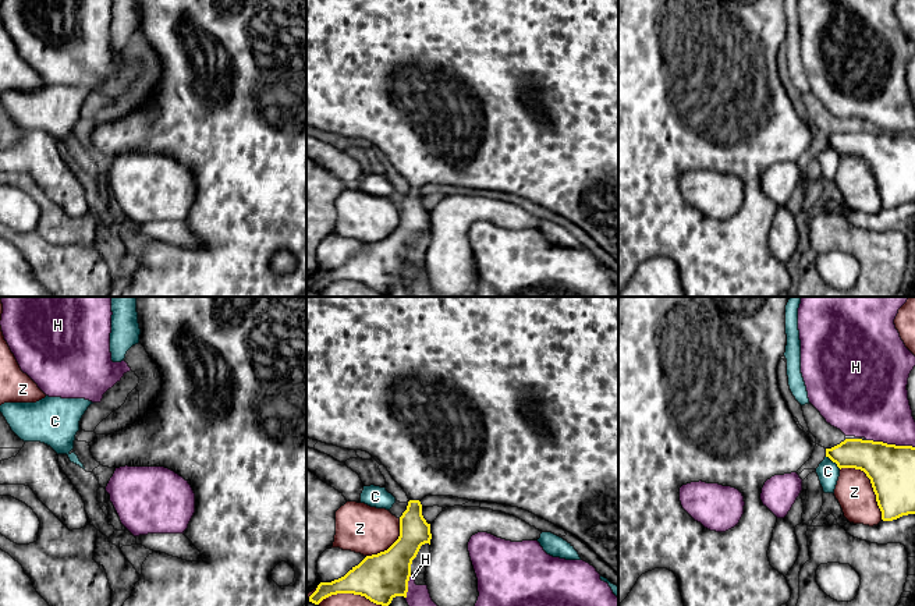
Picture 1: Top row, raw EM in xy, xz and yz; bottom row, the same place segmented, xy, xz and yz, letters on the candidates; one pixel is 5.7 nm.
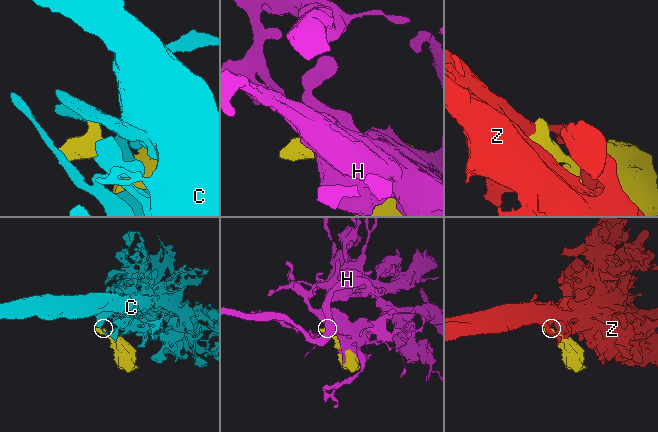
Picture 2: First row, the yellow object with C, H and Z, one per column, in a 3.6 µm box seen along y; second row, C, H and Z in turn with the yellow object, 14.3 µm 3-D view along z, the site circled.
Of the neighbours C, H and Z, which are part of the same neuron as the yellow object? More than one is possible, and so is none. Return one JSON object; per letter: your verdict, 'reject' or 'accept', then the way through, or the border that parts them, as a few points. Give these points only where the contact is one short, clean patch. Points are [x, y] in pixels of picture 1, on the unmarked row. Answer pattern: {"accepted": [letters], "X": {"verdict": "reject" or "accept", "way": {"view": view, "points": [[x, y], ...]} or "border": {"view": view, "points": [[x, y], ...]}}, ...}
{"accepted": [], "C": {"verdict": "reject"}, "H": {"verdict": "reject"}, "Z": {"verdict": "reject"}}

